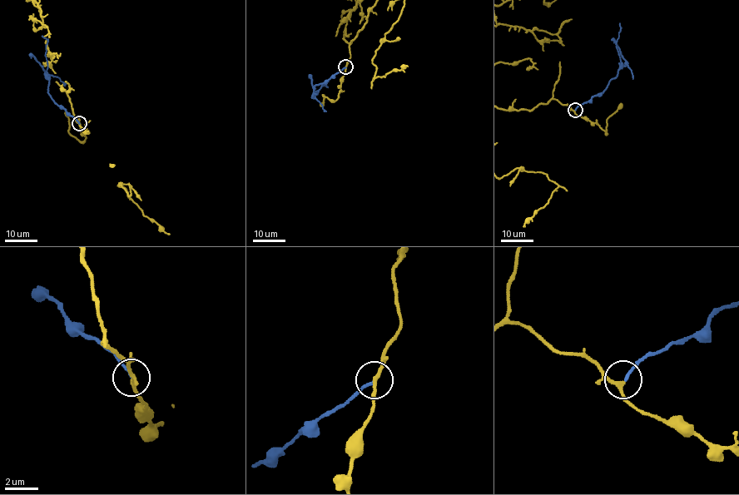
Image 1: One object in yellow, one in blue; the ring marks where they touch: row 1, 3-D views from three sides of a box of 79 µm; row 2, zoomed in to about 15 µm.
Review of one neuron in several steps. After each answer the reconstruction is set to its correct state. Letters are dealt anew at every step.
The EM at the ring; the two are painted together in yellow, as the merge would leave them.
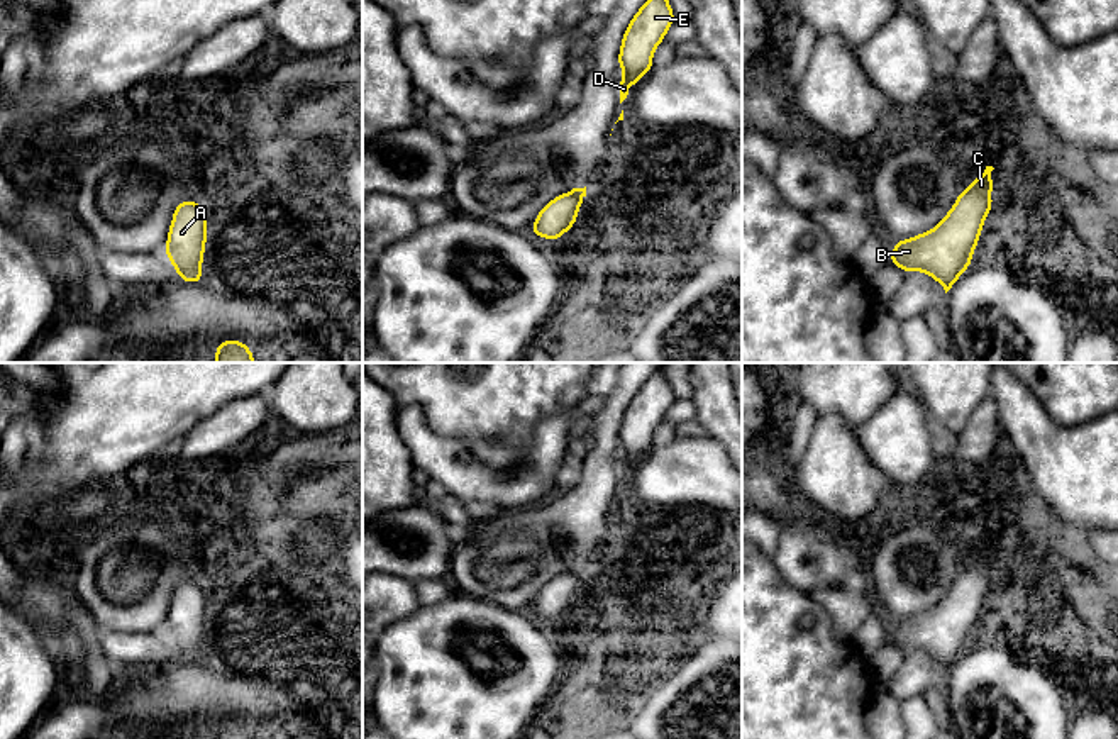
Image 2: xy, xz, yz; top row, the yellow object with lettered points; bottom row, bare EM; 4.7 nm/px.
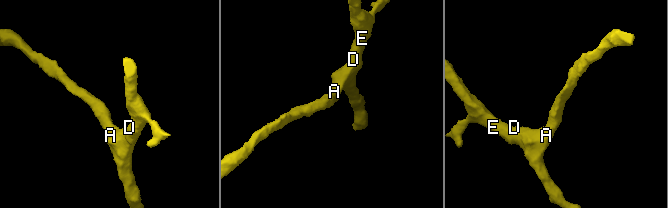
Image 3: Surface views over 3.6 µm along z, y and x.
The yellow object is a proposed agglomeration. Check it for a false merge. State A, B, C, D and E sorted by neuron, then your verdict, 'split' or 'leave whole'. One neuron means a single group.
A B C D E; leave whole

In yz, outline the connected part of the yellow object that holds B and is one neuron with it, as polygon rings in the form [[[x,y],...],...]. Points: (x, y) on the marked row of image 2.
[[[993,166],[962,188],[949,214],[928,232],[896,241],[889,263],[905,273],[925,271],[938,281],[945,293],[972,263],[972,254],[982,232],[984,219],[993,208]]]

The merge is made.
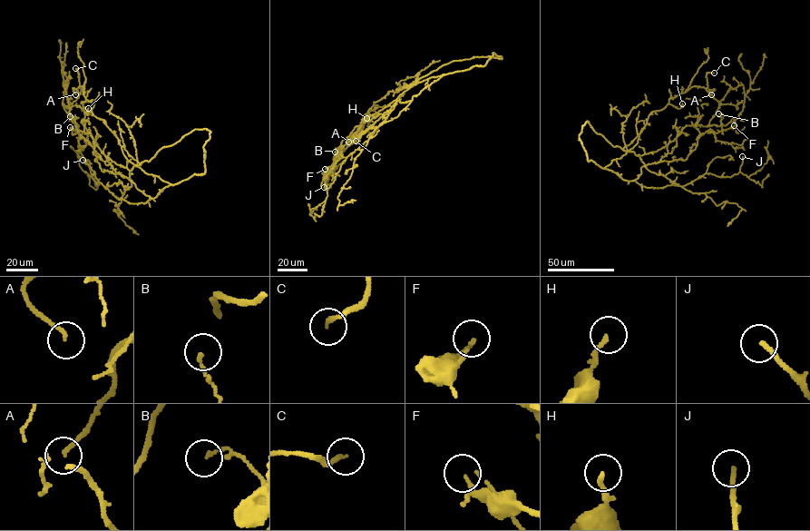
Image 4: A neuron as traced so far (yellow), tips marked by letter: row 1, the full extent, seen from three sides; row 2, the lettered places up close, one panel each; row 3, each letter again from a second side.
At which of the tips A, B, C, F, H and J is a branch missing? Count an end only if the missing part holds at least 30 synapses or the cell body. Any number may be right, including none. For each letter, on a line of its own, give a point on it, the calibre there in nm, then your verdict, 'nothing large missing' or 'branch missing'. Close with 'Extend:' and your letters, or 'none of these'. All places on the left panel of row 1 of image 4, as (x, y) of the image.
A: at (75, 94); 140 nm thick; nothing large missing
B: at (70, 116); 140 nm thick; nothing large missing
C: at (75, 68); 160 nm thick; nothing large missing
F: at (70, 127); 110 nm thick; nothing large missing
H: at (88, 108); 170 nm thick; nothing large missing
J: at (82, 160); 180 nm thick; branch missing
Extend: J

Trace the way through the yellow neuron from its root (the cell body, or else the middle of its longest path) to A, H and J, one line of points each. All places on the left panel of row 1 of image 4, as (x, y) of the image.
A: (126, 168), (138, 166), (127, 161), (104, 120), (93, 115), (83, 85), (73, 91), (75, 94)
H: (126, 168), (131, 171), (138, 166), (127, 161), (103, 120), (92, 110), (87, 114), (88, 108)
J: (126, 168), (130, 171), (131, 185), (118, 200), (101, 182), (97, 184), (82, 160)

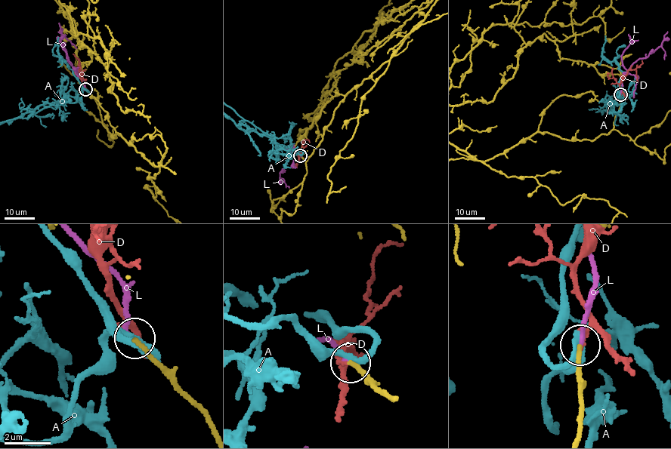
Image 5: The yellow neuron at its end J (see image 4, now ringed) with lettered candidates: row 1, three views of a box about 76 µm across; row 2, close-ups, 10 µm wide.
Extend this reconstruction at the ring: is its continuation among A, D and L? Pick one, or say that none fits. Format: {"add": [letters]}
{"add": ["L"]}

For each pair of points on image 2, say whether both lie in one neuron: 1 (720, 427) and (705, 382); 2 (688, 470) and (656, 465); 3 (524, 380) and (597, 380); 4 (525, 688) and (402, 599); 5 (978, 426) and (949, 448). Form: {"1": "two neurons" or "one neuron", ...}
{"1": "one neuron", "2": "one neuron", "3": "two neurons", "4": "two neurons", "5": "one neuron"}

